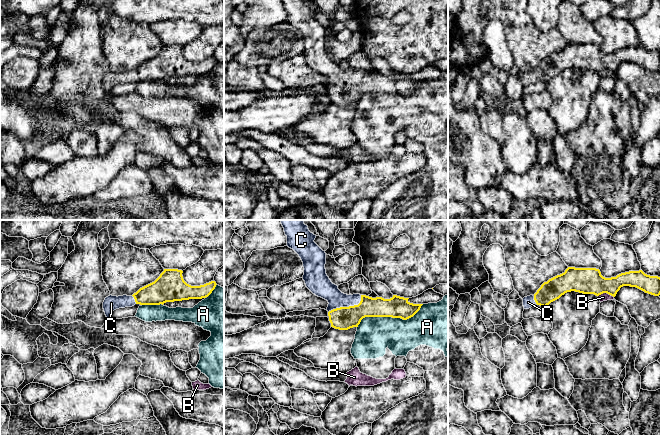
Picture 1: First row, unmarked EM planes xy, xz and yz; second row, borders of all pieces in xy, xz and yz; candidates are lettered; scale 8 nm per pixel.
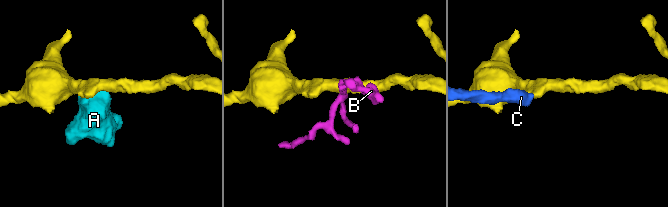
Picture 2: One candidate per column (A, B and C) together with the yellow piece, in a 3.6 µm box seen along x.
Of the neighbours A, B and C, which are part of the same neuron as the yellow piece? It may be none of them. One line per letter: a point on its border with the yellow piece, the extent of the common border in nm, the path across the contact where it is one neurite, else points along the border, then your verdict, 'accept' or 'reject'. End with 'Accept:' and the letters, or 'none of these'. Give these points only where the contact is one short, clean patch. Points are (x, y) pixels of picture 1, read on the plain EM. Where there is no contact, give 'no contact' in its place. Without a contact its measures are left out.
A: contact xz (389, 92); length 550 nm; reject
B: contact yz (606, 68); length 130 nm; border yz (598, 71), (608, 69), (613, 73); reject
C: contact xz (347, 83); length 300 nm; way xz (343, 94), (347, 83), (323, 63); accept
Accept: C

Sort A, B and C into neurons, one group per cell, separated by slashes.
A / B / C

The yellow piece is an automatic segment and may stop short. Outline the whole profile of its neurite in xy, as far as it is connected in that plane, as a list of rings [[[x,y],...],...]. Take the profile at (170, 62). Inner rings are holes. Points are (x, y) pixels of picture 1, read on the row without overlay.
[[[164,45],[154,58],[140,64],[132,72],[106,73],[103,85],[107,95],[110,95],[114,86],[135,80],[163,81],[166,78],[206,74],[217,61],[215,57],[211,57],[204,61],[191,62],[184,57],[182,49],[178,45]]]

